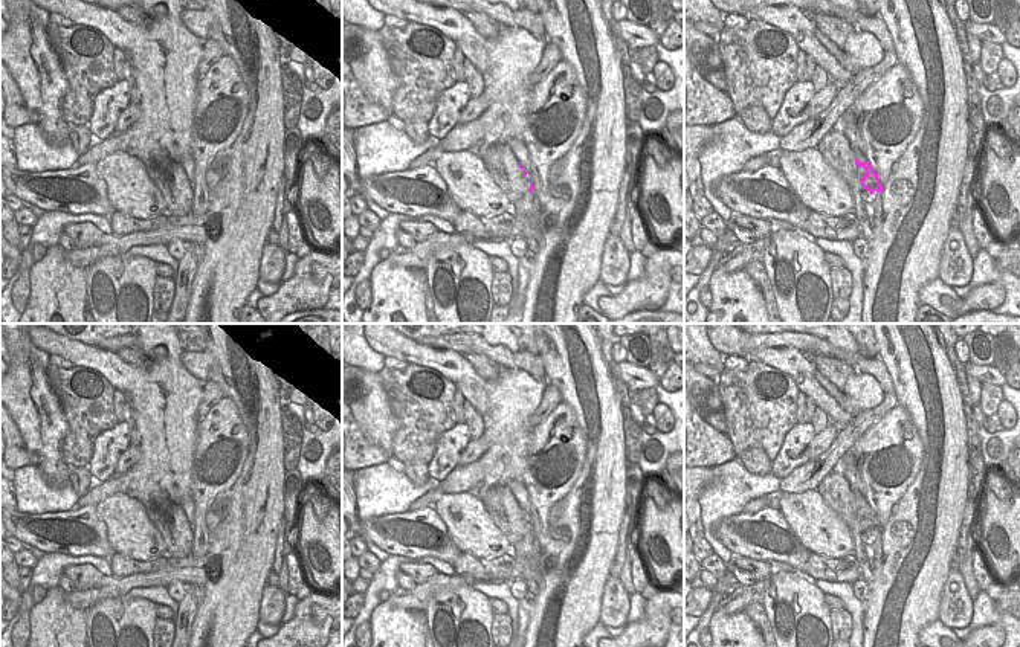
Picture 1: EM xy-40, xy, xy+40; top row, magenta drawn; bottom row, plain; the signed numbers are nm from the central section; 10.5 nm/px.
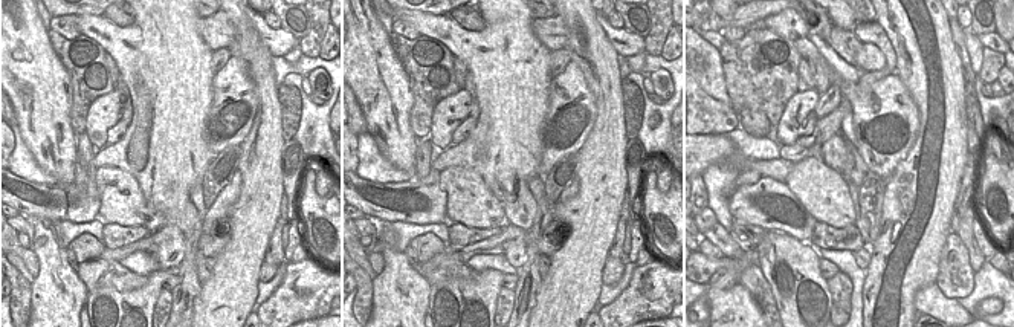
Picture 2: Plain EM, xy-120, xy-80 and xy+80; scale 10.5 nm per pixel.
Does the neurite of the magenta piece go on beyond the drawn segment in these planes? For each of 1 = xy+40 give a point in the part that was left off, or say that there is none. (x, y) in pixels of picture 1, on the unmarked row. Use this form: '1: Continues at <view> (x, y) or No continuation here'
1: No continuation here

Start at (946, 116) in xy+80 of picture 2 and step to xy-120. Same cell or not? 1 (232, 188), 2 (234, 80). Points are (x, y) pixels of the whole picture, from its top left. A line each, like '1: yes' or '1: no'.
1: no
2: no

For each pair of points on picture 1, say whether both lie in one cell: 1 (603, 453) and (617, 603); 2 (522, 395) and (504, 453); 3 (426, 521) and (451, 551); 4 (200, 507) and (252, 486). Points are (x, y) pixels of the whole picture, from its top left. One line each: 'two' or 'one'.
1: two
2: one
3: one
4: two

